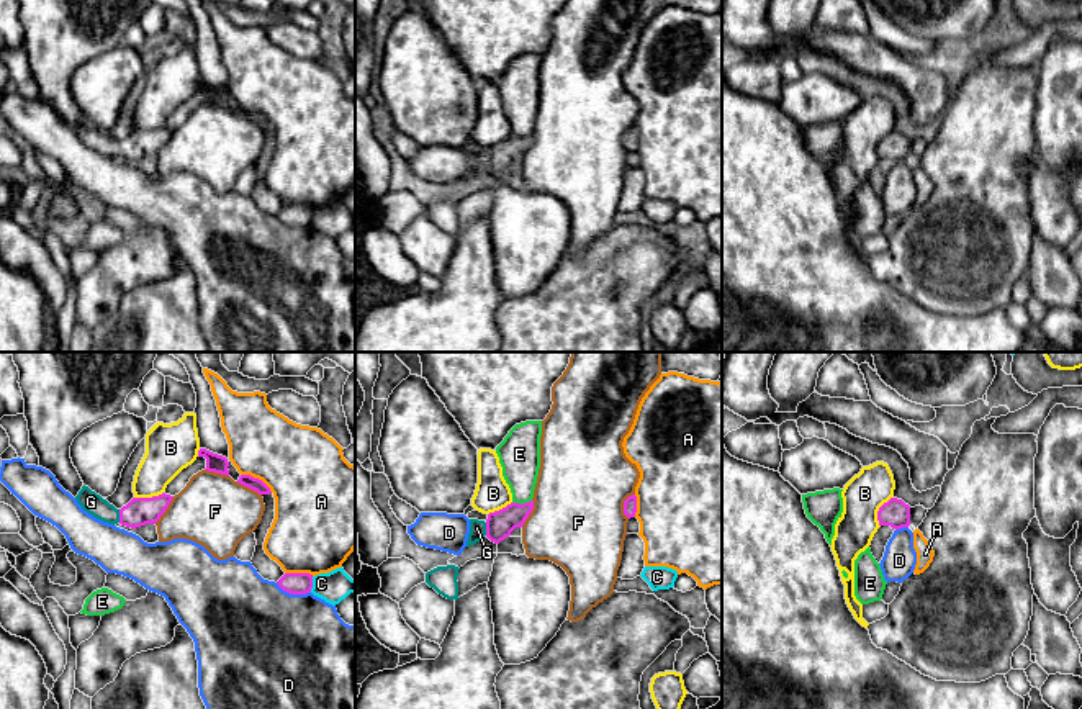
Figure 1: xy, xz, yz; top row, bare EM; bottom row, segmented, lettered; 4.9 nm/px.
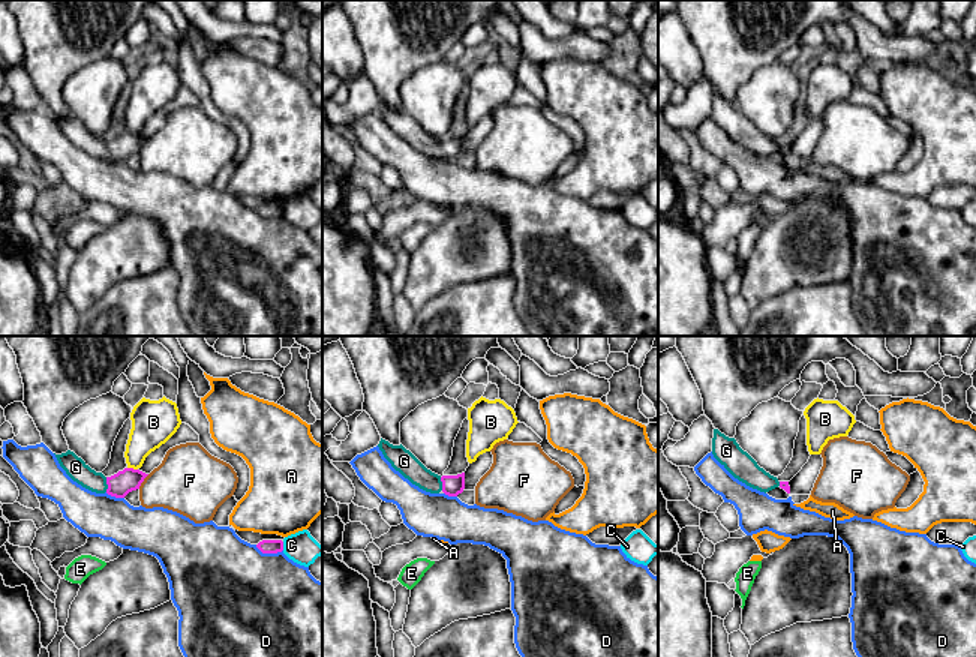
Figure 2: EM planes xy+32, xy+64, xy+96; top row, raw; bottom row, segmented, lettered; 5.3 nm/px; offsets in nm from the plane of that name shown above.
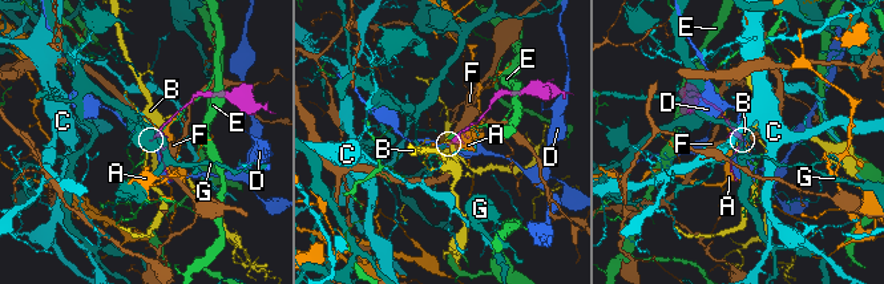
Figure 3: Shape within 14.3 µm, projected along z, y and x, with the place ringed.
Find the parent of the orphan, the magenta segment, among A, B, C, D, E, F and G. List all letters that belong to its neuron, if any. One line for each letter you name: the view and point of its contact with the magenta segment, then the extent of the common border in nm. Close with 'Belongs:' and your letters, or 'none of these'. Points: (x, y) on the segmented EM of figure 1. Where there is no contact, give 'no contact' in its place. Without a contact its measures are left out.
G: meets magenta in xy at (120, 516); contact 60 nm long
Belongs: G

